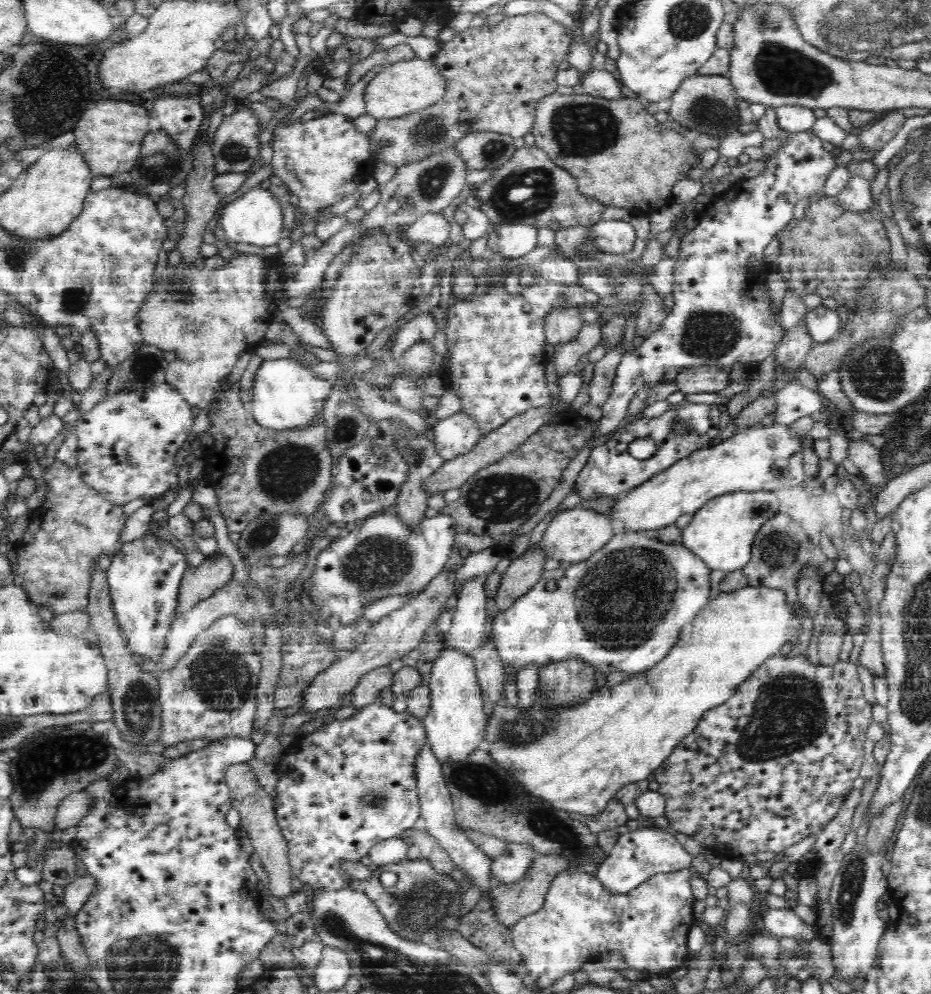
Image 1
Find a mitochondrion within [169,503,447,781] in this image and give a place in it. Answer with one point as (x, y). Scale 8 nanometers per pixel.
(223, 679)

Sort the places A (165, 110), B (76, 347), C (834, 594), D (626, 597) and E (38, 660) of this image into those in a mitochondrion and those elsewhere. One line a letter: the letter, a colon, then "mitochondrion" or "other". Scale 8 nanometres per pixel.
A: other
B: other
C: other
D: mitochondrion
E: other

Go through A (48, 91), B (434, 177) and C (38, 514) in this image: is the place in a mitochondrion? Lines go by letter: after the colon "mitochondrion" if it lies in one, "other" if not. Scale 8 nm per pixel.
A: mitochondrion
B: mitochondrion
C: other

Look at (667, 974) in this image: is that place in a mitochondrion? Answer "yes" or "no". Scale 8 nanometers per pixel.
no

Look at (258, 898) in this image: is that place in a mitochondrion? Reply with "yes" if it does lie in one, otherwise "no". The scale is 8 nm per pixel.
no

